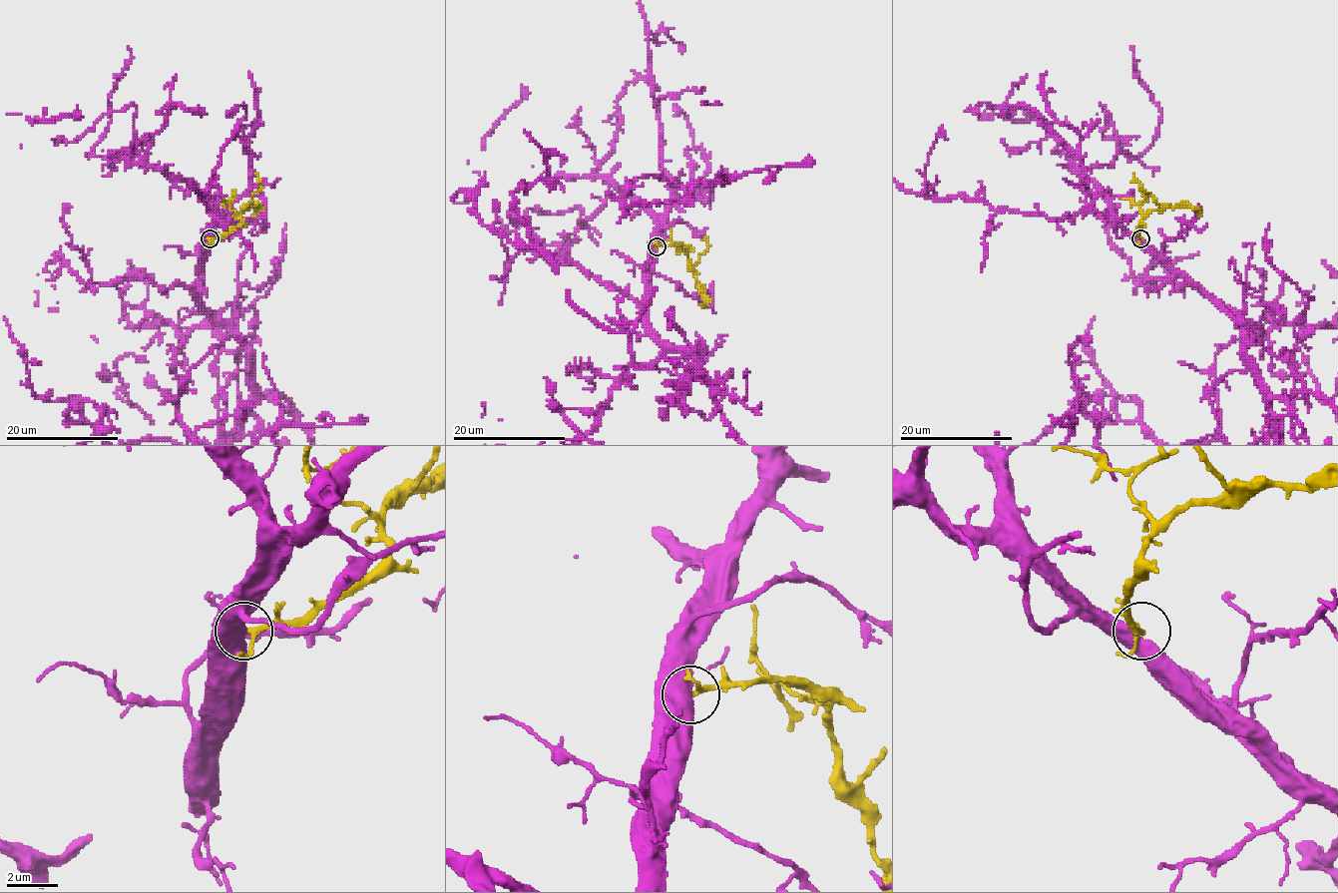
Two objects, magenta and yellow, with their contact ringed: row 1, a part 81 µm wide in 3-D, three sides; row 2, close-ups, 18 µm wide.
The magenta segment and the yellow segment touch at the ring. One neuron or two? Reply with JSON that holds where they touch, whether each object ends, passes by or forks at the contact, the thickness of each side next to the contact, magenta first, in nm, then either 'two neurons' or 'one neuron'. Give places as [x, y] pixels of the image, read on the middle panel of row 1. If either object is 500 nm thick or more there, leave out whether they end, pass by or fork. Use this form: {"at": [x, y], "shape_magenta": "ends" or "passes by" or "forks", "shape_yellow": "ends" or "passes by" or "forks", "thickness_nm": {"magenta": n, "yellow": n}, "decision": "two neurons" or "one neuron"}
{"at": [657, 246], "thickness_nm": {"magenta": 750, "yellow": 170}, "decision": "two neurons"}

